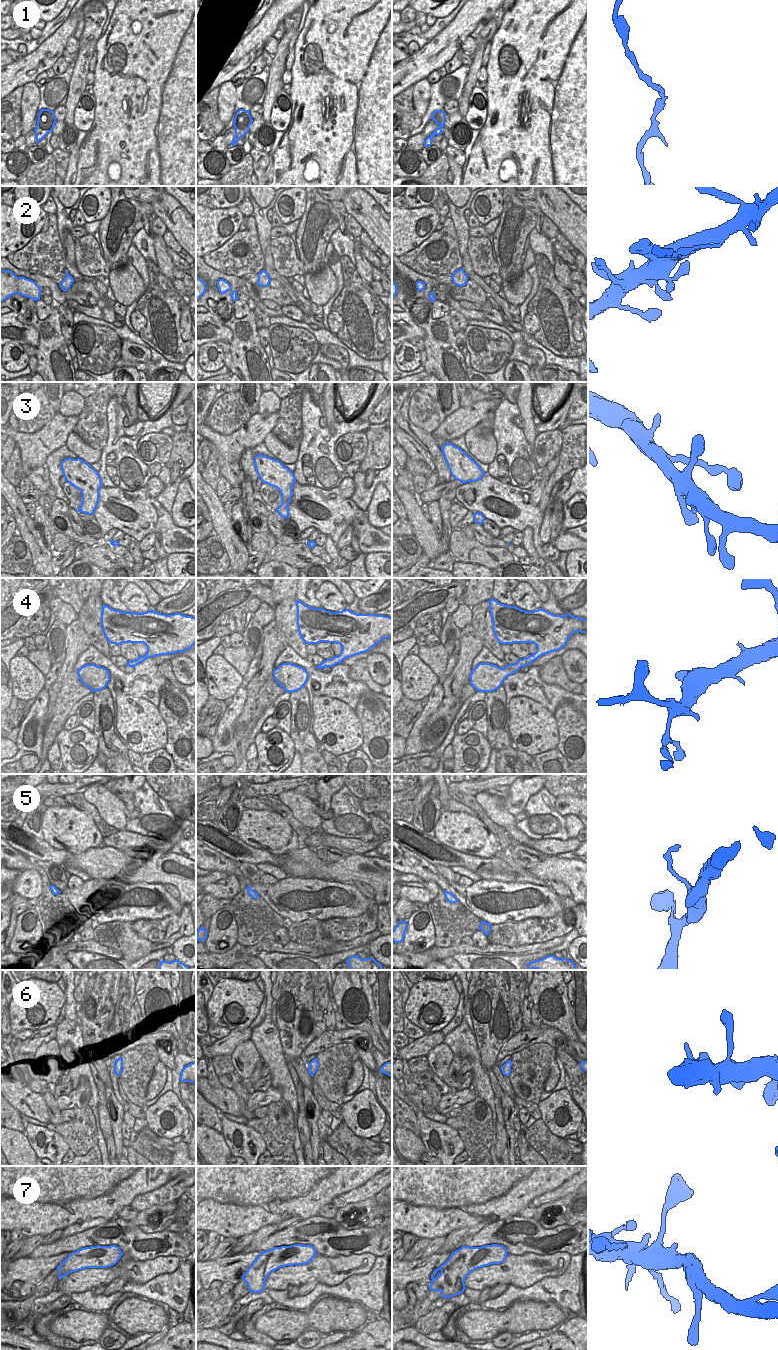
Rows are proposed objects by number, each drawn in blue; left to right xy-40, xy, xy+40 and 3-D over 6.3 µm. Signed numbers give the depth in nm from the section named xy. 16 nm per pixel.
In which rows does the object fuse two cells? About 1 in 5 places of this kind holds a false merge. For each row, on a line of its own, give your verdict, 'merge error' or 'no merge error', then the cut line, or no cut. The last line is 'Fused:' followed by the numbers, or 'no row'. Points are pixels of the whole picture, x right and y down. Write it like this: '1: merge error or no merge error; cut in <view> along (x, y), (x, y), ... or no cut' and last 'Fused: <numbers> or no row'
1: no merge error; no cut
2: no merge error; no cut
3: no merge error; no cut
4: no merge error; no cut
5: no merge error; no cut
6: no merge error; no cut
7: no merge error; no cut
Fused: no row

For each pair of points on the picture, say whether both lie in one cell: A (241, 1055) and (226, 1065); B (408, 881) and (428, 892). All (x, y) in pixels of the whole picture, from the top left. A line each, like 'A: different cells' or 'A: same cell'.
A: different cells
B: same cell

